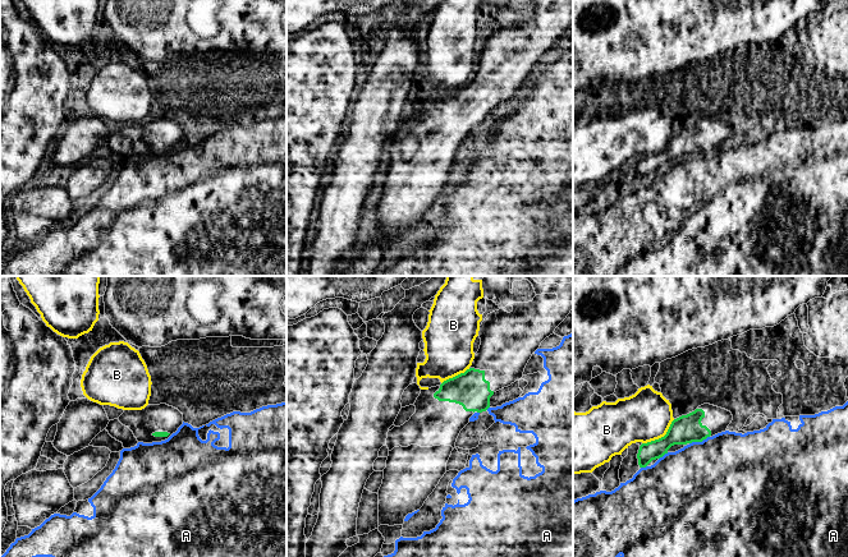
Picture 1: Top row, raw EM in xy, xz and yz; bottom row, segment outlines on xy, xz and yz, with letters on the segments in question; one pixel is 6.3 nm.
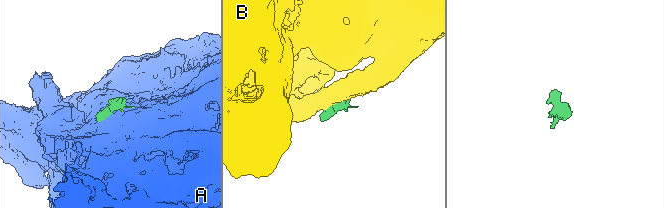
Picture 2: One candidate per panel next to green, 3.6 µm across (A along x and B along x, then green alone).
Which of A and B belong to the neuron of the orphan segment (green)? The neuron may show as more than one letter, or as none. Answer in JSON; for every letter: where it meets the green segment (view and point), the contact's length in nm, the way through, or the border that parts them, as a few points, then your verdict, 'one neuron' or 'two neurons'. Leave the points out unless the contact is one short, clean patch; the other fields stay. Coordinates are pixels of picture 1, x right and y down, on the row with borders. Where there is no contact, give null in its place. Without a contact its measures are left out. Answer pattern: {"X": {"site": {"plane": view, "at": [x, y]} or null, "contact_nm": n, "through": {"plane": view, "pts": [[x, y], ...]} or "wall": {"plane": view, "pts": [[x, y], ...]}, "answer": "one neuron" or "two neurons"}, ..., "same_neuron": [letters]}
{"A": {"site": {"plane": "yz", "at": [698, 441]}, "contact_nm": 140, "answer": "two neurons"}, "B": {"site": {"plane": "yz", "at": [661, 437]}, "contact_nm": 260, "wall": {"plane": "yz", "pts": [[674, 419], [663, 436], [642, 443]]}, "answer": "two neurons"}, "same_neuron": []}

